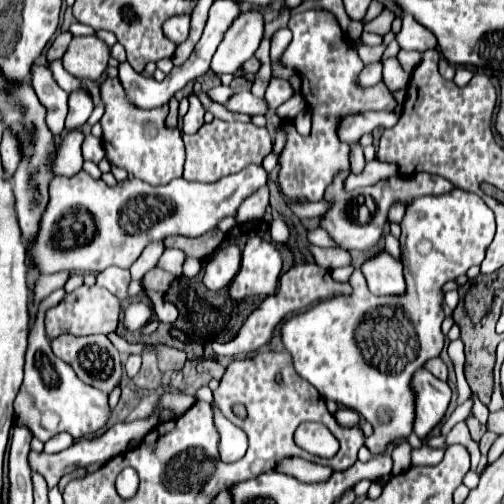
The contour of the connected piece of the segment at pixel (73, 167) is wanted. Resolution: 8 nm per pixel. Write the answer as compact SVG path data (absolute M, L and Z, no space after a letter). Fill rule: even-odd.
M79 128L69 130L61 138L55 138L55 156L49 162L53 176L71 178L73 174L77 174L81 170L81 166L83 166L83 154L81 154L83 138L85 138L85 134Z

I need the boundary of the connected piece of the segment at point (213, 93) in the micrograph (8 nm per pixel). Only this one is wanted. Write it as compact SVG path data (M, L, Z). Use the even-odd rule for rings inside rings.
M220 85L207 92L208 96L215 102L224 104L235 93L230 86Z

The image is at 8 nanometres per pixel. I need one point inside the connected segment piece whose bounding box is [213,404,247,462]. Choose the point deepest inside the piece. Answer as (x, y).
(232, 441)

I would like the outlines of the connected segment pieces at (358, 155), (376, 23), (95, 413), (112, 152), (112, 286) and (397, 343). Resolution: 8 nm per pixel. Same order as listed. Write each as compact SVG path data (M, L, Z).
M353 142L353 146L351 146L353 150L351 150L351 170L353 172L361 172L363 170L363 166L365 166L365 158L363 158L363 148L361 148L361 144L359 142Z
M383 10L375 20L371 20L369 24L365 24L365 30L367 32L373 32L373 34L379 34L379 36L385 36L389 30L391 30L391 22L393 22L393 14L389 10Z
M55 290L51 296L47 296L35 312L33 328L29 332L29 348L25 358L25 378L19 388L19 394L15 398L15 414L13 414L13 426L25 426L31 430L33 436L37 436L41 442L47 442L59 432L69 432L75 440L97 432L105 426L109 418L109 406L107 406L107 394L97 392L97 388L89 388L85 382L77 378L77 374L59 360L49 344L49 338L45 334L43 318L45 312L55 306L63 298L63 290Z
M107 78L101 84L101 98L107 108L101 118L103 146L107 152L107 160L111 164L125 168L135 178L149 182L153 186L161 186L183 176L185 146L181 140L181 130L169 128L165 124L169 112L167 104L145 112L141 112L141 108L133 108L133 104L125 100L125 94L121 92L121 84L117 78Z
M109 266L107 270L97 274L95 286L101 286L105 290L109 290L113 296L117 296L119 300L127 298L127 286L129 286L129 270L119 270L115 266Z
M453 188L451 192L447 194L441 194L441 196L419 196L419 198L413 198L409 204L407 204L407 210L405 210L405 216L401 220L401 262L403 262L403 276L405 276L405 284L407 284L407 290L403 296L371 296L369 288L367 288L367 282L365 282L365 276L363 272L357 268L353 274L351 274L351 288L353 292L349 296L333 296L333 298L327 298L327 300L321 300L319 304L315 304L313 308L301 312L301 314L293 314L283 326L281 326L281 342L283 346L287 348L287 352L293 356L293 368L295 372L305 378L309 384L313 384L317 388L317 392L321 396L325 396L325 400L335 400L337 404L343 404L343 408L339 408L335 412L335 420L339 424L343 424L343 428L349 428L349 426L361 426L359 422L359 414L369 420L373 424L373 432L370 436L365 436L364 445L371 450L371 454L383 454L385 448L389 444L395 444L399 440L405 440L411 432L413 432L413 390L409 388L411 384L411 378L413 378L413 372L423 368L425 360L433 358L433 356L439 356L439 352L443 350L443 342L445 342L445 336L441 332L441 322L443 322L443 284L449 282L449 280L455 280L459 278L461 274L465 274L471 266L475 264L481 264L483 258L485 258L485 250L487 246L491 244L493 240L493 234L495 234L495 218L493 218L493 212L487 208L487 204L477 196L477 194L471 194L471 192L465 192L461 188Z

